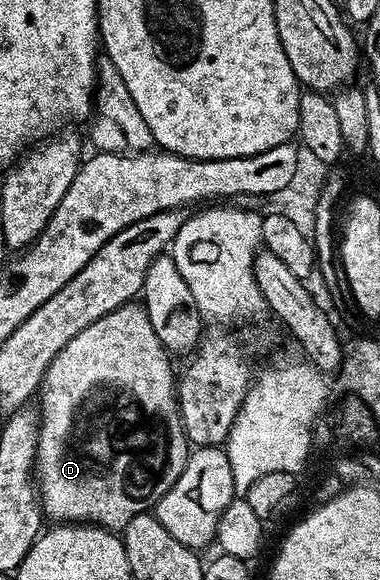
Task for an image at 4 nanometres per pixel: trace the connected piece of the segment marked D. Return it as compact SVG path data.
M129 302L112 310L104 318L92 322L48 366L48 370L42 379L40 400L42 396L42 408L40 407L40 423L38 425L38 449L34 455L34 475L36 477L36 491L45 519L58 524L93 524L96 528L108 528L111 530L125 530L128 522L141 512L150 512L158 499L180 478L184 466L188 462L192 451L192 445L186 439L186 431L182 425L182 411L178 409L178 385L176 383L176 368L170 365L171 353L156 338L156 330L152 330L152 322L148 322L148 314L145 307L138 302Z

